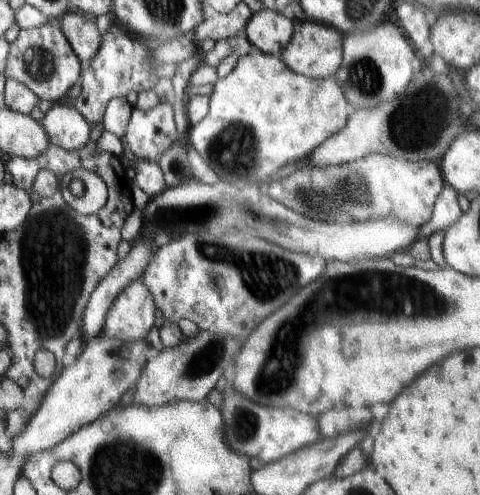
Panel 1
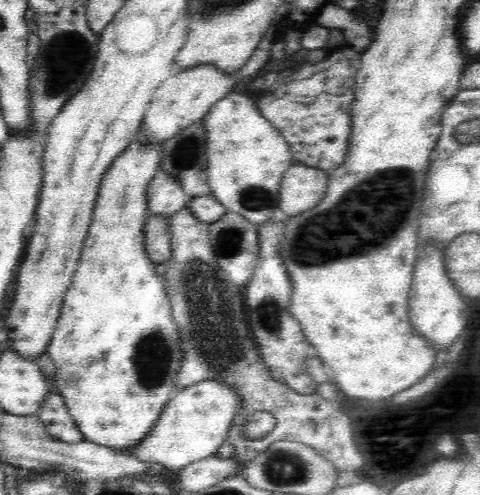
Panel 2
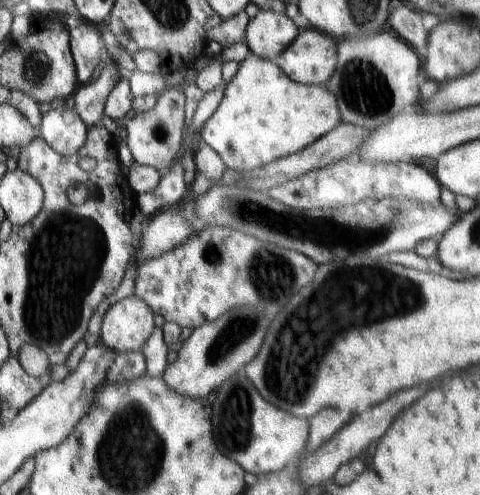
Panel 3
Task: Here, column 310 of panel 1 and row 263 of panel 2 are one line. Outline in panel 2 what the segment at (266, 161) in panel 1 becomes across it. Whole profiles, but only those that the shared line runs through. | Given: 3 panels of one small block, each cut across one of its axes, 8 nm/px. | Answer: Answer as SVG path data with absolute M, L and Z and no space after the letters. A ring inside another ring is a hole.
M132 140L100 180L90 232L66 292L56 334L48 346L50 360L56 366L56 390L64 398L74 424L88 442L118 452L132 452L140 446L178 392L174 384L176 374L180 372L182 354L178 328L172 320L172 302L168 300L162 270L148 258L144 246L144 226L150 218L146 188L156 172L160 172L162 156L162 144L146 146L144 140Z

